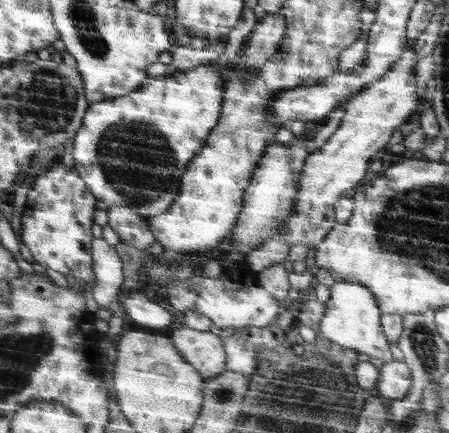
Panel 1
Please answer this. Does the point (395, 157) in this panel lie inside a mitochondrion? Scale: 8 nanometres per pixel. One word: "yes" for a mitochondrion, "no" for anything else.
no

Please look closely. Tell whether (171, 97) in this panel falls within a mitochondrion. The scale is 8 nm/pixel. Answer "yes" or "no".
no

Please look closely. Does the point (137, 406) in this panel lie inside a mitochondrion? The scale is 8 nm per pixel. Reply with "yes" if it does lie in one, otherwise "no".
no

